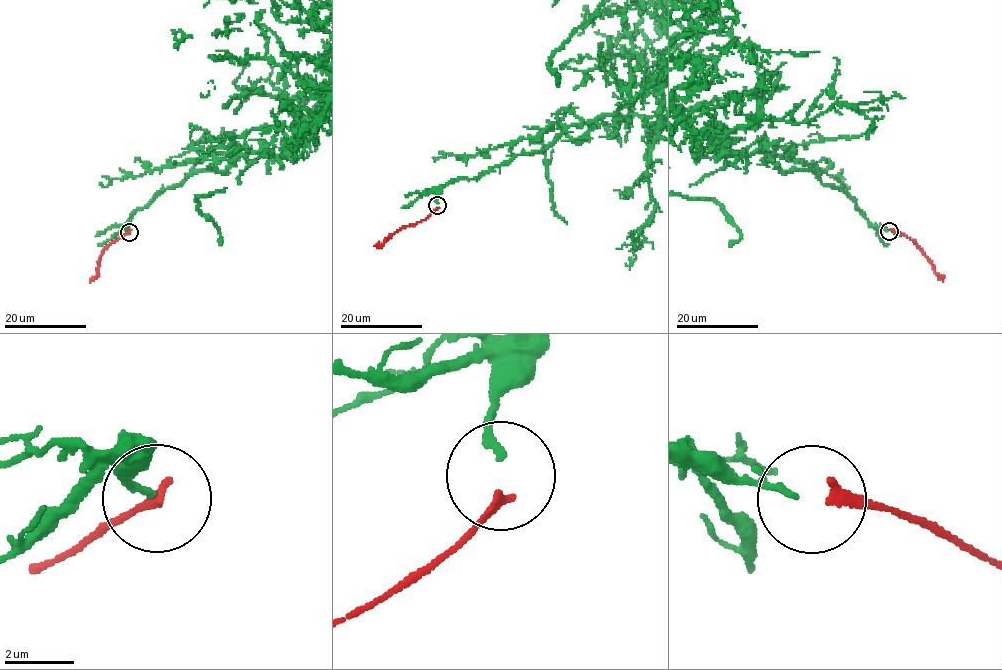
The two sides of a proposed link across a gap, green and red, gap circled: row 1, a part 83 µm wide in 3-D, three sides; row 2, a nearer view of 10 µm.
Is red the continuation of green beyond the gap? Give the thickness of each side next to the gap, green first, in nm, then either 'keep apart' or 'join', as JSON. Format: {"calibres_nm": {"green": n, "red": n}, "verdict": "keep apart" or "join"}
{"calibres_nm": {"green": 190, "red": 280}, "verdict": "join"}

